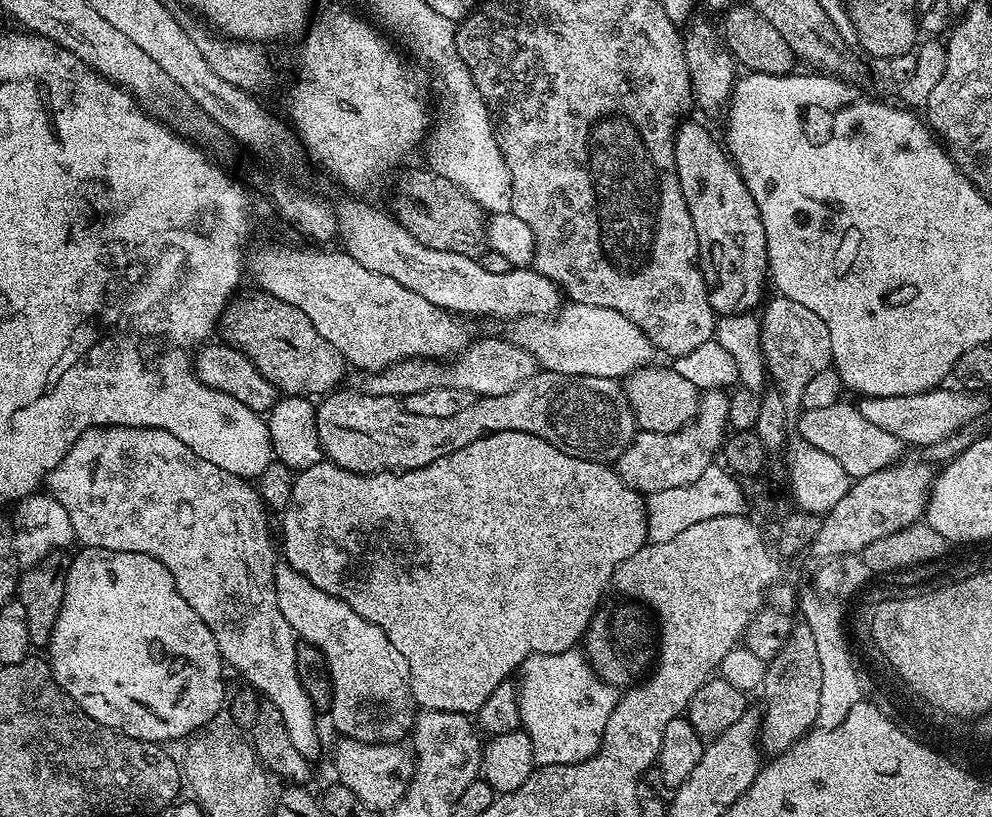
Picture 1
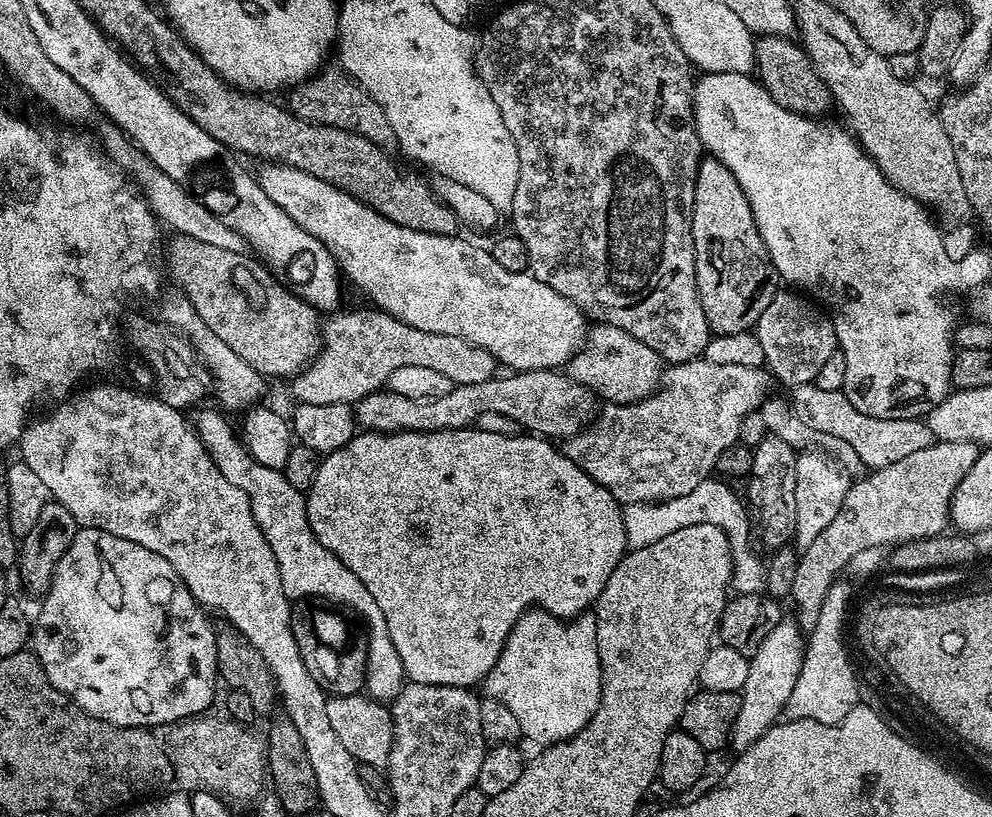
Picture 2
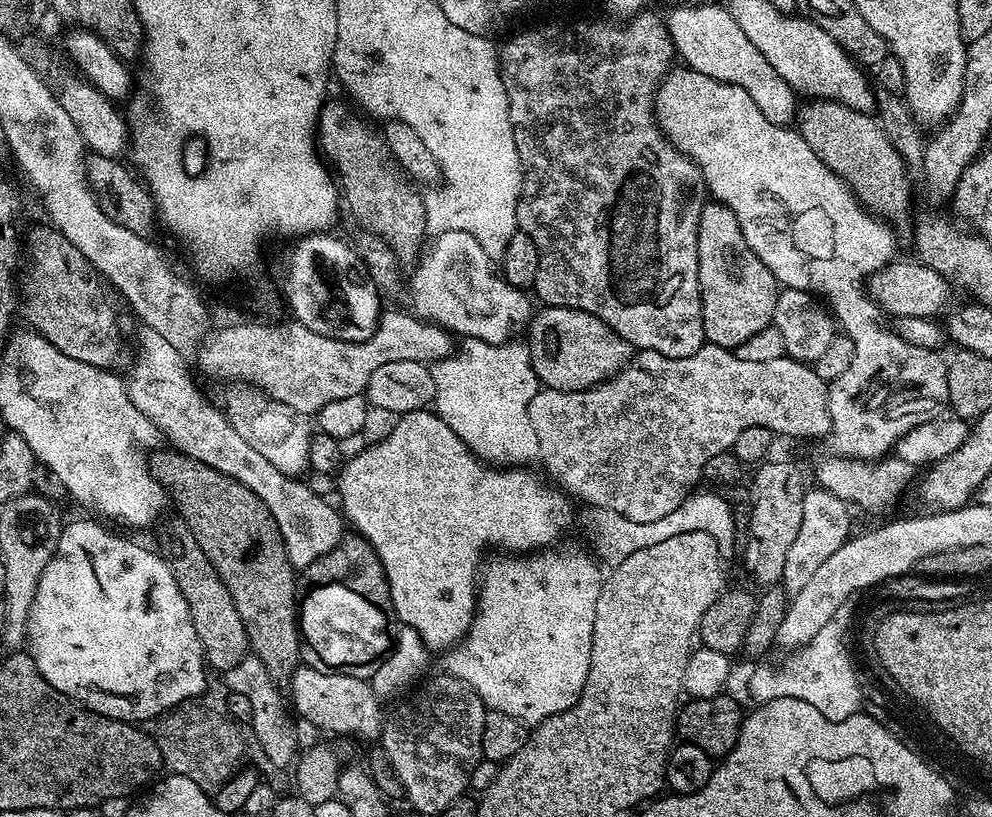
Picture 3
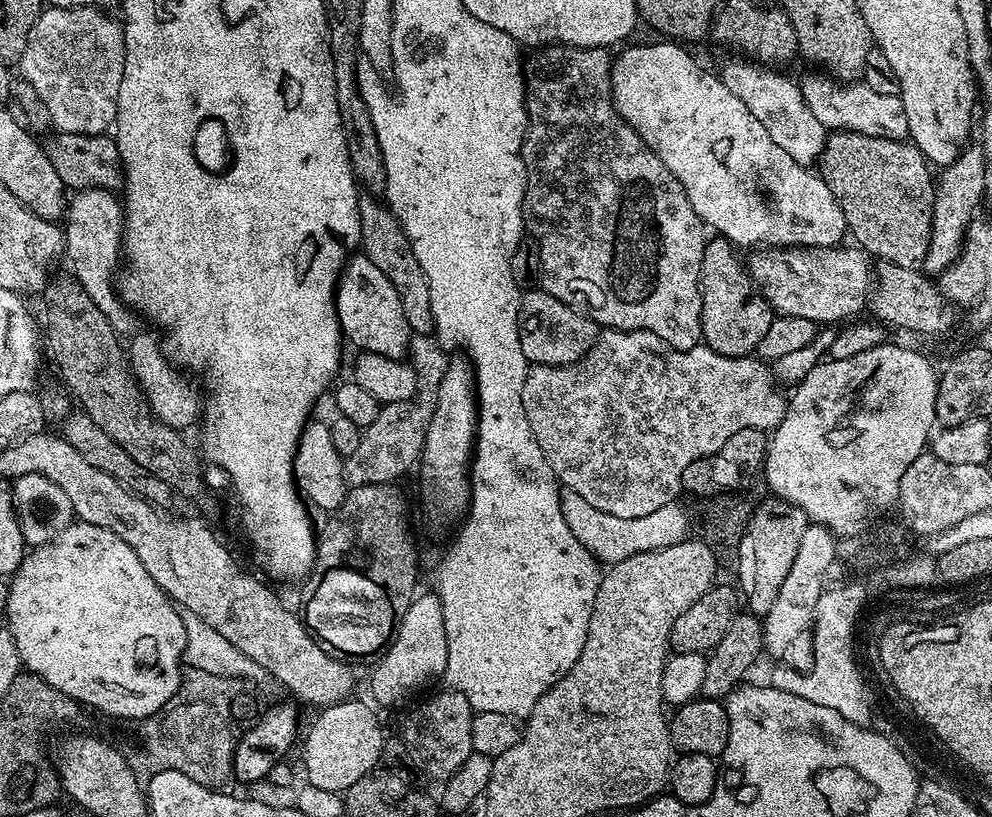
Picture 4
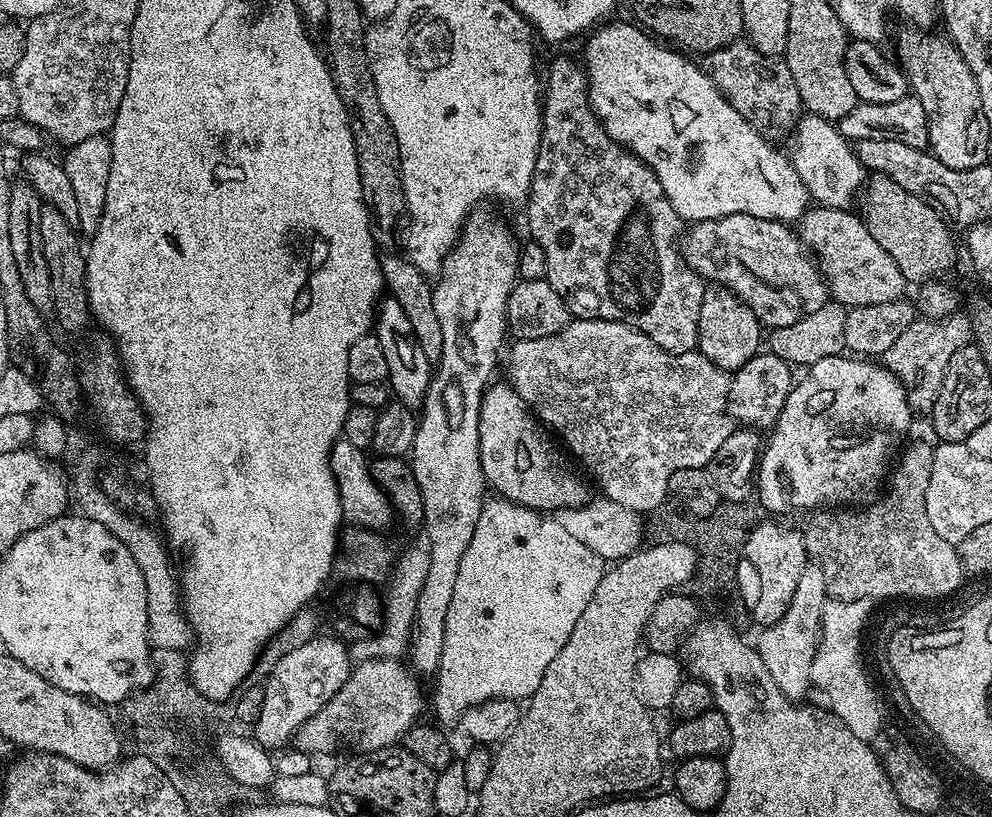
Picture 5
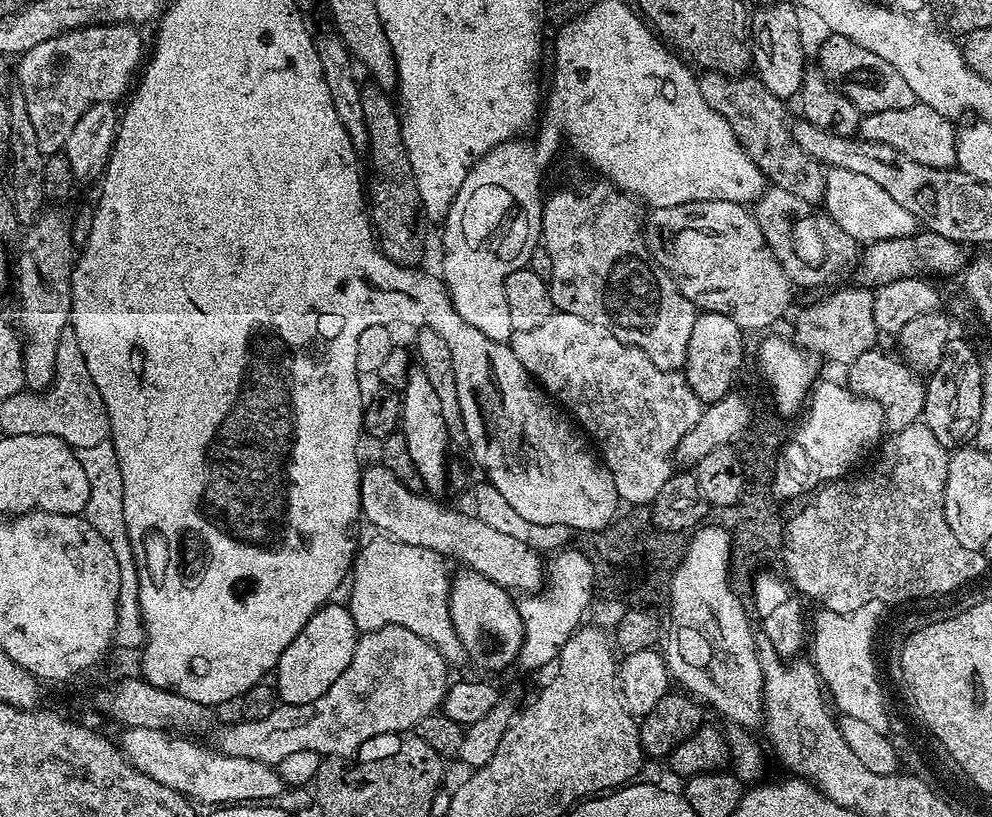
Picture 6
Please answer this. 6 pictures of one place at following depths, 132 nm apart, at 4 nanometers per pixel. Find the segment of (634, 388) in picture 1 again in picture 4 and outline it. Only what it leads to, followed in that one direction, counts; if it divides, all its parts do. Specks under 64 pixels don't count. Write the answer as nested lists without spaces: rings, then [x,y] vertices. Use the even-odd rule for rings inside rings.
[[[528,290],[521,295],[518,326],[522,354],[529,365],[577,364],[595,346],[598,335],[595,320],[543,290]]]

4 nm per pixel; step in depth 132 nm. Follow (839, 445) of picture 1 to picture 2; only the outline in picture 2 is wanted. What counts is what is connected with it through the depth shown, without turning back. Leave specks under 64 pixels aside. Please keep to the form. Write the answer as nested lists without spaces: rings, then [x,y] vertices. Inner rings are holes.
[[[815,382],[802,384],[791,389],[790,403],[793,412],[810,426],[810,430],[822,430],[822,434],[831,434],[838,438],[858,454],[861,465],[865,469],[875,470],[882,466],[891,466],[901,458],[915,454],[918,450],[926,450],[934,442],[934,437],[927,423],[917,418],[870,418],[862,414],[862,410],[854,410],[845,398],[843,391],[818,390]]]

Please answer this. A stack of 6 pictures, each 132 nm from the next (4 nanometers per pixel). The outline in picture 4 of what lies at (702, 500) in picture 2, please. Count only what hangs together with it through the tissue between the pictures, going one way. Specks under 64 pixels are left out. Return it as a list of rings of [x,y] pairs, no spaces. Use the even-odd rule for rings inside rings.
[[[566,490],[561,493],[563,501],[563,516],[566,524],[573,531],[578,542],[586,546],[588,550],[605,565],[611,566],[634,554],[648,553],[650,550],[661,549],[663,544],[676,542],[686,528],[688,517],[682,516],[676,506],[662,506],[653,513],[643,515],[642,518],[624,519],[614,514],[608,514],[604,510],[598,510],[580,494]]]

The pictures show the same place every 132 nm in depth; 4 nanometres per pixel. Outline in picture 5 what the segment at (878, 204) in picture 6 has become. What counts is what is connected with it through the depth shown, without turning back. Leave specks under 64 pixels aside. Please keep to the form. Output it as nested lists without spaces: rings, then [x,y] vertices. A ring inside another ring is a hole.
[[[809,114],[801,115],[794,129],[795,136],[790,159],[809,197],[826,208],[848,208],[866,183],[866,169],[857,158],[853,145],[835,123]]]

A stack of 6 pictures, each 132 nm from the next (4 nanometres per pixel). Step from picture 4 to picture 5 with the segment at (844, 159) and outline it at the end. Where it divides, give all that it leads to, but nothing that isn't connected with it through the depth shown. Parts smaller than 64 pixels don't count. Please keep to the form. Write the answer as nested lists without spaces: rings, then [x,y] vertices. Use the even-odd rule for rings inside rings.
[[[873,175],[862,189],[859,204],[859,215],[870,230],[874,242],[878,242],[878,246],[882,246],[882,250],[894,258],[894,266],[902,270],[905,281],[934,280],[943,277],[943,272],[951,270],[956,260],[953,229],[929,204],[922,202],[922,198],[914,198],[910,190],[902,190],[902,186],[888,176]]]

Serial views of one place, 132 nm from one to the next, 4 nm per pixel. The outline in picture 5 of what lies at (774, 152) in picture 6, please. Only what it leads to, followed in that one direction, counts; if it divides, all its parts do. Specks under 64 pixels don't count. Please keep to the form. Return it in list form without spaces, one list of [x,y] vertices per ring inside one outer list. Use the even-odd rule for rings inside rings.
[[[747,39],[735,40],[703,57],[702,67],[710,82],[724,95],[726,102],[750,122],[756,131],[765,138],[784,136],[795,129],[802,115],[797,83],[784,66],[775,68],[769,57],[763,56]]]

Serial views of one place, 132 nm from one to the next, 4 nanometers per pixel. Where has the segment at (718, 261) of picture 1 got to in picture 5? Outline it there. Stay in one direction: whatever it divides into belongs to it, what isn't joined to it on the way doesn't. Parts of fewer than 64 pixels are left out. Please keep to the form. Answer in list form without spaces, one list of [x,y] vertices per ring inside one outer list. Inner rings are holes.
[[[708,286],[704,289],[702,310],[698,310],[698,338],[696,348],[714,366],[726,373],[734,373],[762,348],[762,325],[760,319],[729,288]]]

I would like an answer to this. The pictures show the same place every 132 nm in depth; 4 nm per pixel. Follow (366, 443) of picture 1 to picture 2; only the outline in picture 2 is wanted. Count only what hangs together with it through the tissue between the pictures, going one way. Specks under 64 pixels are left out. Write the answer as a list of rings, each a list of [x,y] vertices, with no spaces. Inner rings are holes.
[[[543,368],[533,372],[497,375],[486,382],[458,384],[450,394],[433,400],[411,400],[387,390],[372,392],[356,401],[354,415],[361,429],[373,432],[441,432],[475,425],[487,412],[502,414],[513,425],[545,438],[577,436],[598,415],[598,397],[560,370]]]

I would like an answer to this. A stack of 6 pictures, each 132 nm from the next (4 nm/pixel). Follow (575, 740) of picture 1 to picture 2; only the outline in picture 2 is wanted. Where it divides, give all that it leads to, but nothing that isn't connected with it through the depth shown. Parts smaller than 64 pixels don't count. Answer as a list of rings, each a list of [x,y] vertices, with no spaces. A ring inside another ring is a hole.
[[[543,610],[524,612],[514,630],[510,630],[498,662],[494,662],[490,674],[482,681],[483,688],[484,696],[502,702],[502,706],[506,706],[514,713],[514,718],[518,718],[520,734],[525,741],[533,740],[539,746],[547,746],[574,738],[574,734],[581,732],[590,718],[594,718],[602,698],[595,615],[585,614],[565,622],[559,616],[551,616]]]

